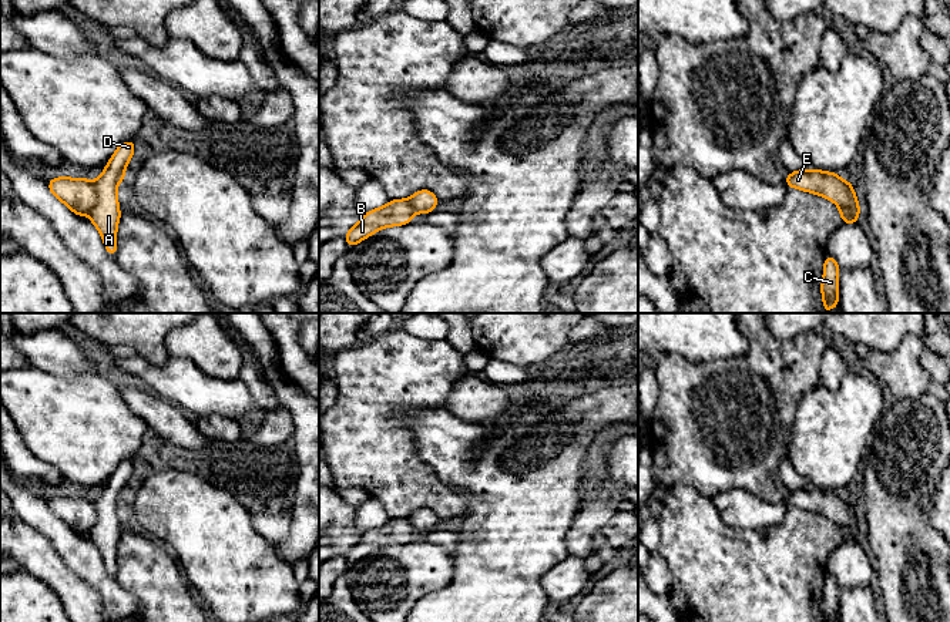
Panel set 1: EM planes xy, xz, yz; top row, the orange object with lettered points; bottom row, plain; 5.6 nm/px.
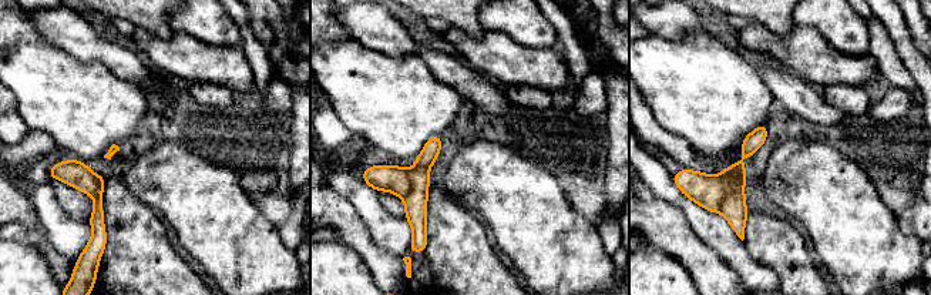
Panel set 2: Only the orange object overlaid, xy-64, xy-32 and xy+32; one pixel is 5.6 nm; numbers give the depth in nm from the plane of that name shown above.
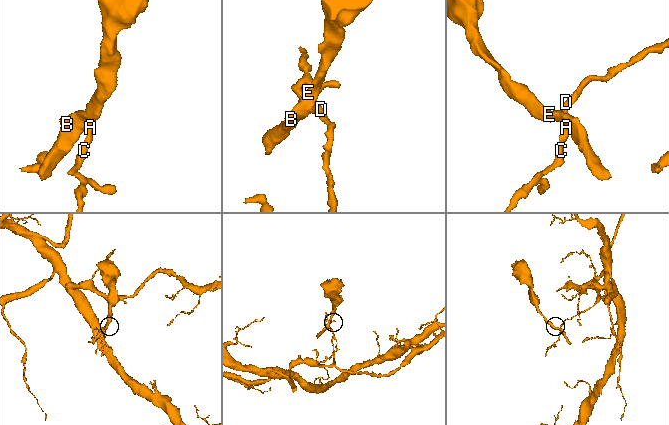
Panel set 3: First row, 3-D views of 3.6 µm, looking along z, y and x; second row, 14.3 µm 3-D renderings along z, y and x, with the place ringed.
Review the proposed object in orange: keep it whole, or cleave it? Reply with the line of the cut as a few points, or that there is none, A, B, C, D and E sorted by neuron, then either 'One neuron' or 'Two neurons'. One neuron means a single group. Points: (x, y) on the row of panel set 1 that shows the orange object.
Split along xy (96, 182), (97, 202), (89, 214). Groups: A C D / B E. Two neurons

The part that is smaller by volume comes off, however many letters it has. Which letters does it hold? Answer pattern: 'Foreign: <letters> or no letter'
Foreign: B, E

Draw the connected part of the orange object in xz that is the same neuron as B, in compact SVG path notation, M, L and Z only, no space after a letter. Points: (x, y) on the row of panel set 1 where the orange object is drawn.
M390 199L389 204L366 212L360 218L359 223L346 232L345 241L348 243L348 249L353 248L356 243L376 233L382 228L412 223L412 216L414 214L416 209L410 199Z

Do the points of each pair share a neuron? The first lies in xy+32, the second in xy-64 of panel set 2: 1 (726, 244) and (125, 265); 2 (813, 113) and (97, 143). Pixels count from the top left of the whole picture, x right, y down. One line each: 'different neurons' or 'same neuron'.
1: different neurons
2: different neurons

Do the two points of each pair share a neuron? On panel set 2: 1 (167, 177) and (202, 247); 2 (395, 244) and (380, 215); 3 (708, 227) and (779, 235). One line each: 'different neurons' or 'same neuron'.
1: same neuron
2: same neuron
3: different neurons

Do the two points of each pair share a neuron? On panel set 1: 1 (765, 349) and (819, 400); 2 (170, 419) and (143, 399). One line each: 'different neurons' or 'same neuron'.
1: different neurons
2: same neuron

